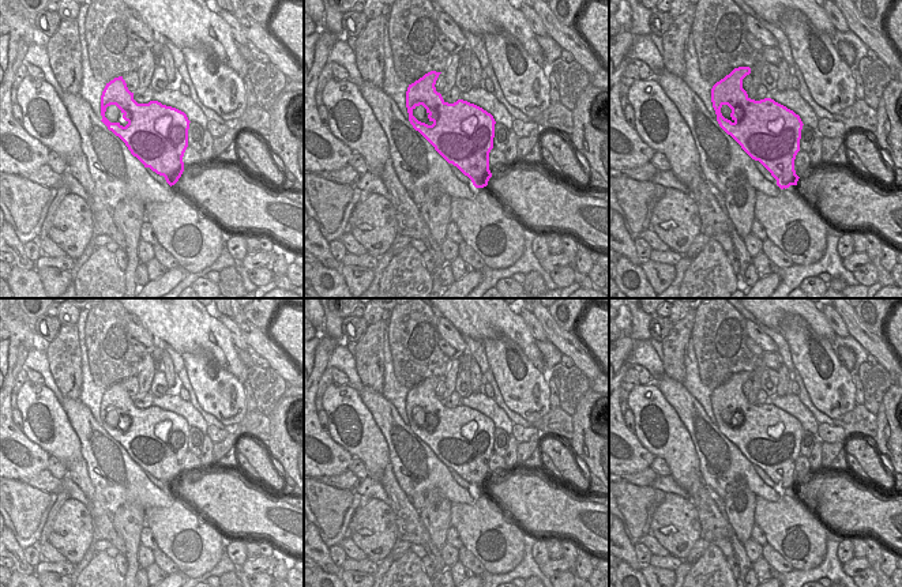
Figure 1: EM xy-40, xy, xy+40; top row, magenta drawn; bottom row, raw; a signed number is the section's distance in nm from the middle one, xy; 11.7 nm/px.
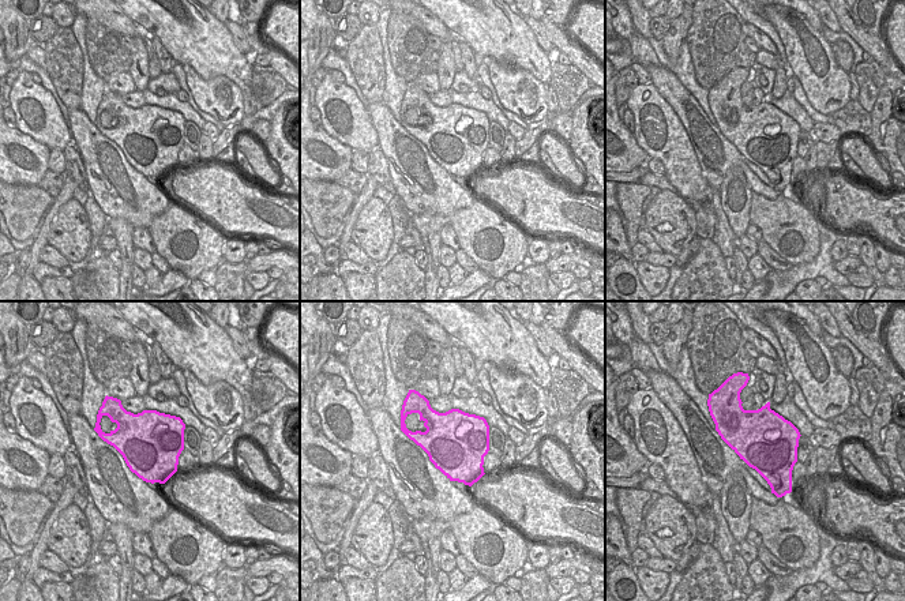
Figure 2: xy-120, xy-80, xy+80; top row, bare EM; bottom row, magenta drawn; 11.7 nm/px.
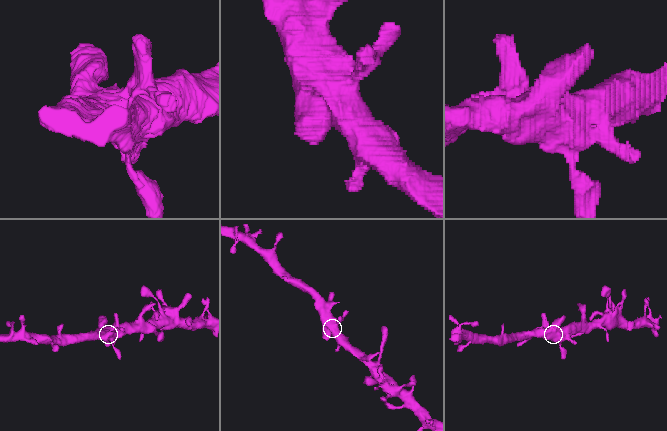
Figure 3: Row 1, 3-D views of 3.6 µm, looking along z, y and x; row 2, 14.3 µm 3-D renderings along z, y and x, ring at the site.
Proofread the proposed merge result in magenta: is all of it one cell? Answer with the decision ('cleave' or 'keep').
keep

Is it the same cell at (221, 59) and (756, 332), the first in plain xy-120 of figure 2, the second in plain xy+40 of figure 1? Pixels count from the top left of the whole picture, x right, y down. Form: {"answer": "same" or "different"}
{"answer": "different"}

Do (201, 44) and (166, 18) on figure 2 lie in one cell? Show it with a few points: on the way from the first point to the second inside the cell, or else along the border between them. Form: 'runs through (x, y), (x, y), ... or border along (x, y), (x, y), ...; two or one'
runs through (192, 36), (175, 21); one

